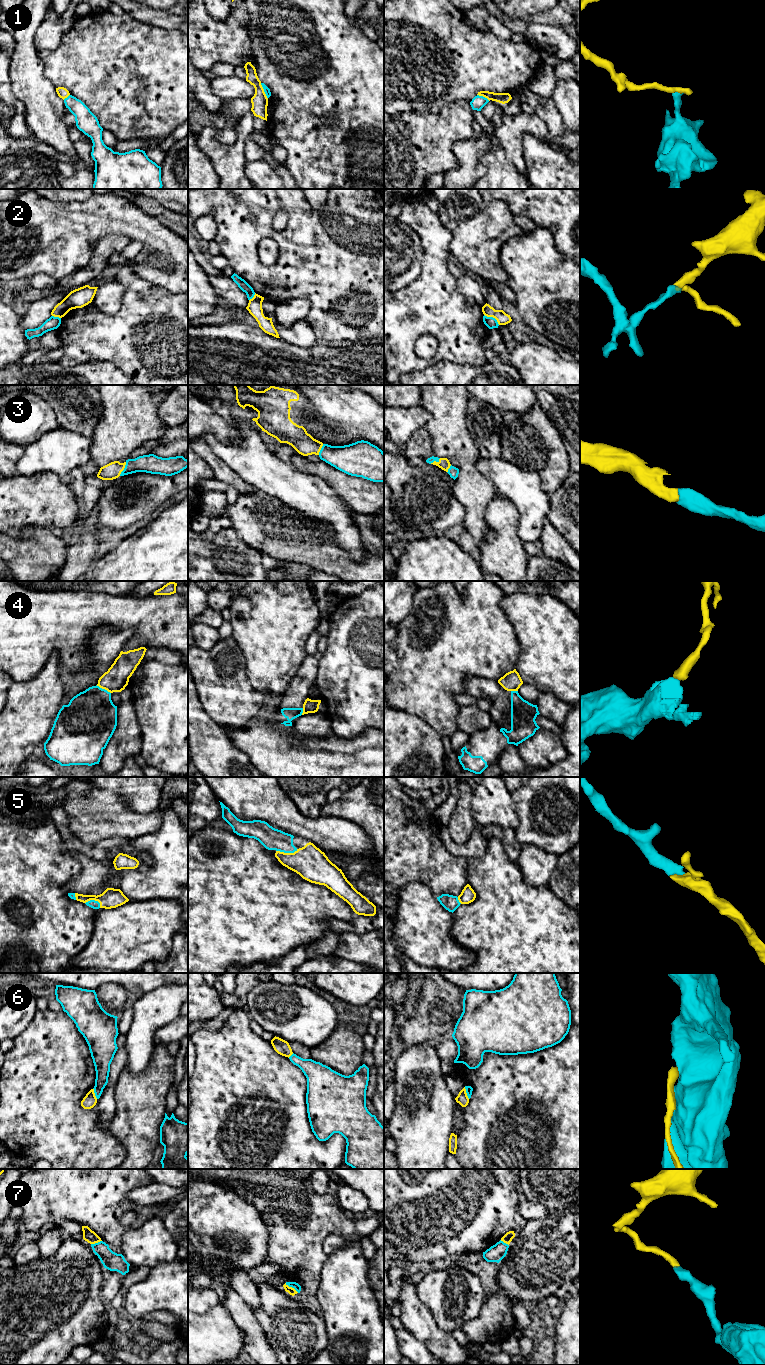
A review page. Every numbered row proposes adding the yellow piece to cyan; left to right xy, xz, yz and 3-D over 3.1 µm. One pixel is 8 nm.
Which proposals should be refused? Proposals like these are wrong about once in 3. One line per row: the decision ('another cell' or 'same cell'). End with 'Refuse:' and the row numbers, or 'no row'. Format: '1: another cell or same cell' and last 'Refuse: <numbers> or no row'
1: another cell
2: another cell
3: same cell
4: another cell
5: same cell
6: another cell
7: another cell
Refuse: 1, 2, 4, 6, 7

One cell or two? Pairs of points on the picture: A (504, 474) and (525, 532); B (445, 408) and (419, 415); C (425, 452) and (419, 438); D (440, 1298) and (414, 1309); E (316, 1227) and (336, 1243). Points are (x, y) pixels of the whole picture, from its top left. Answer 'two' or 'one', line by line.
A: one
B: two
C: one
D: two
E: two

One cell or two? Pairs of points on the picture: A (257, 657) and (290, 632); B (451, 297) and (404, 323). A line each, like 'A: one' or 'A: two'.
A: one
B: one

